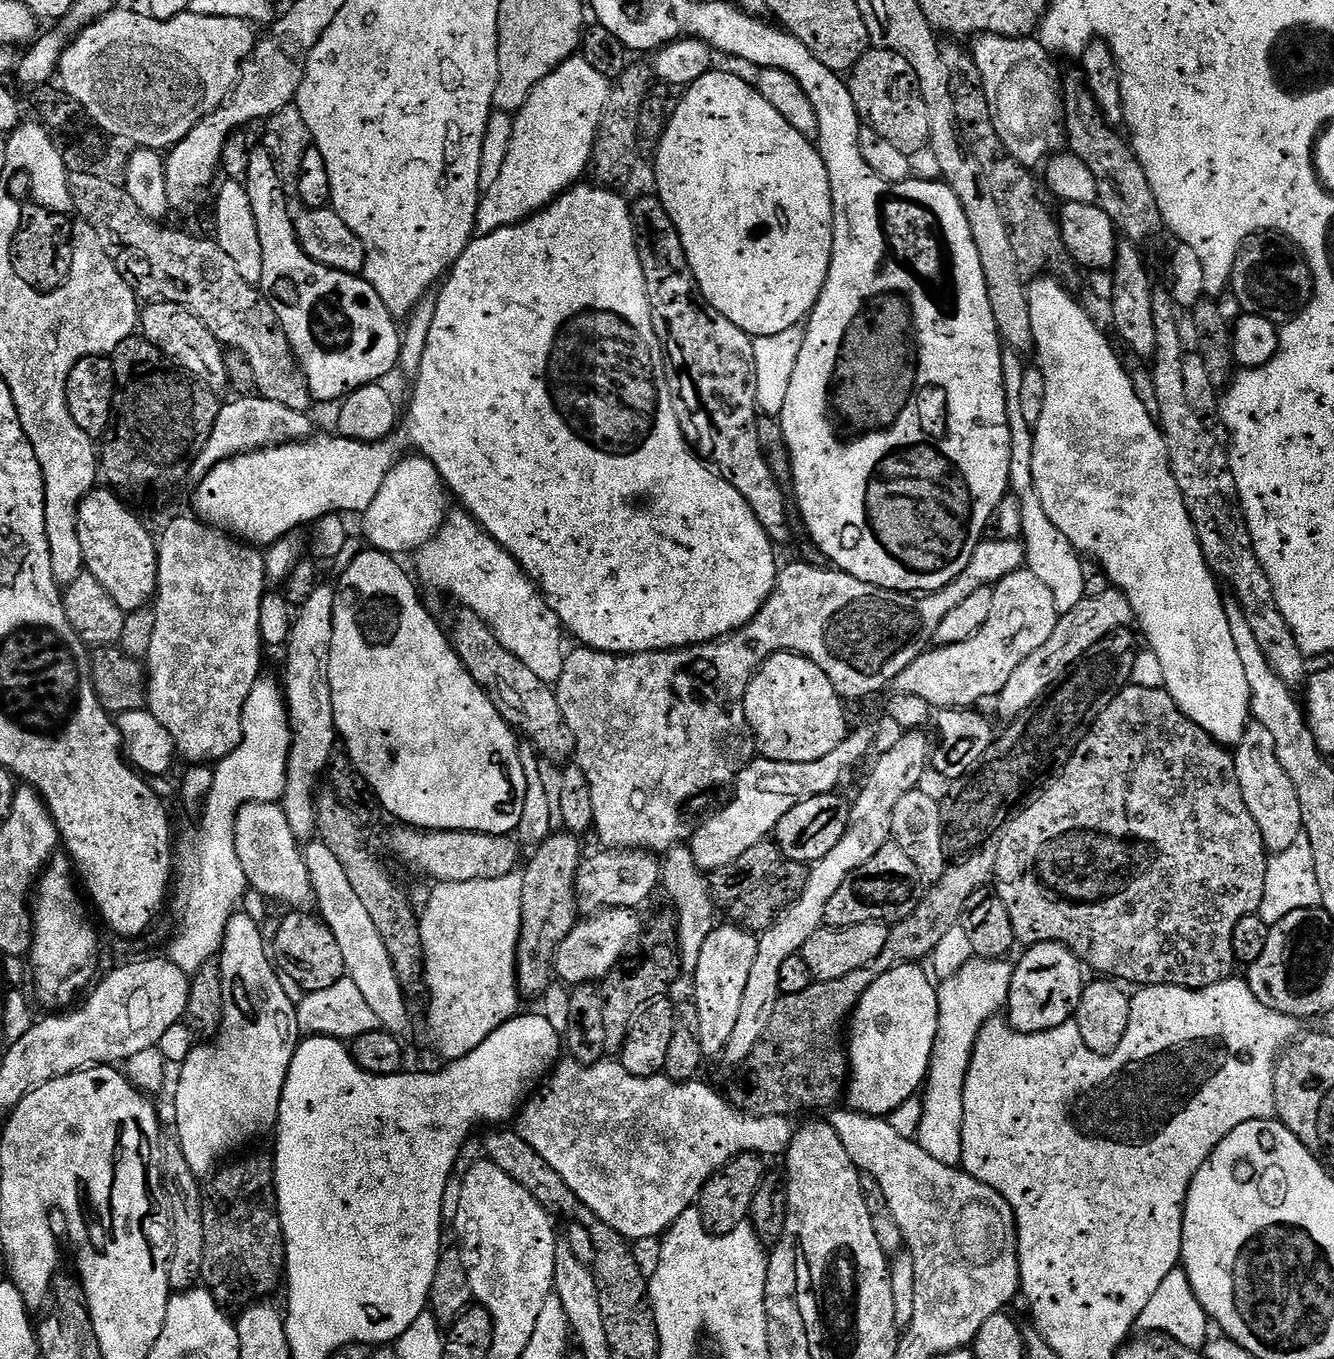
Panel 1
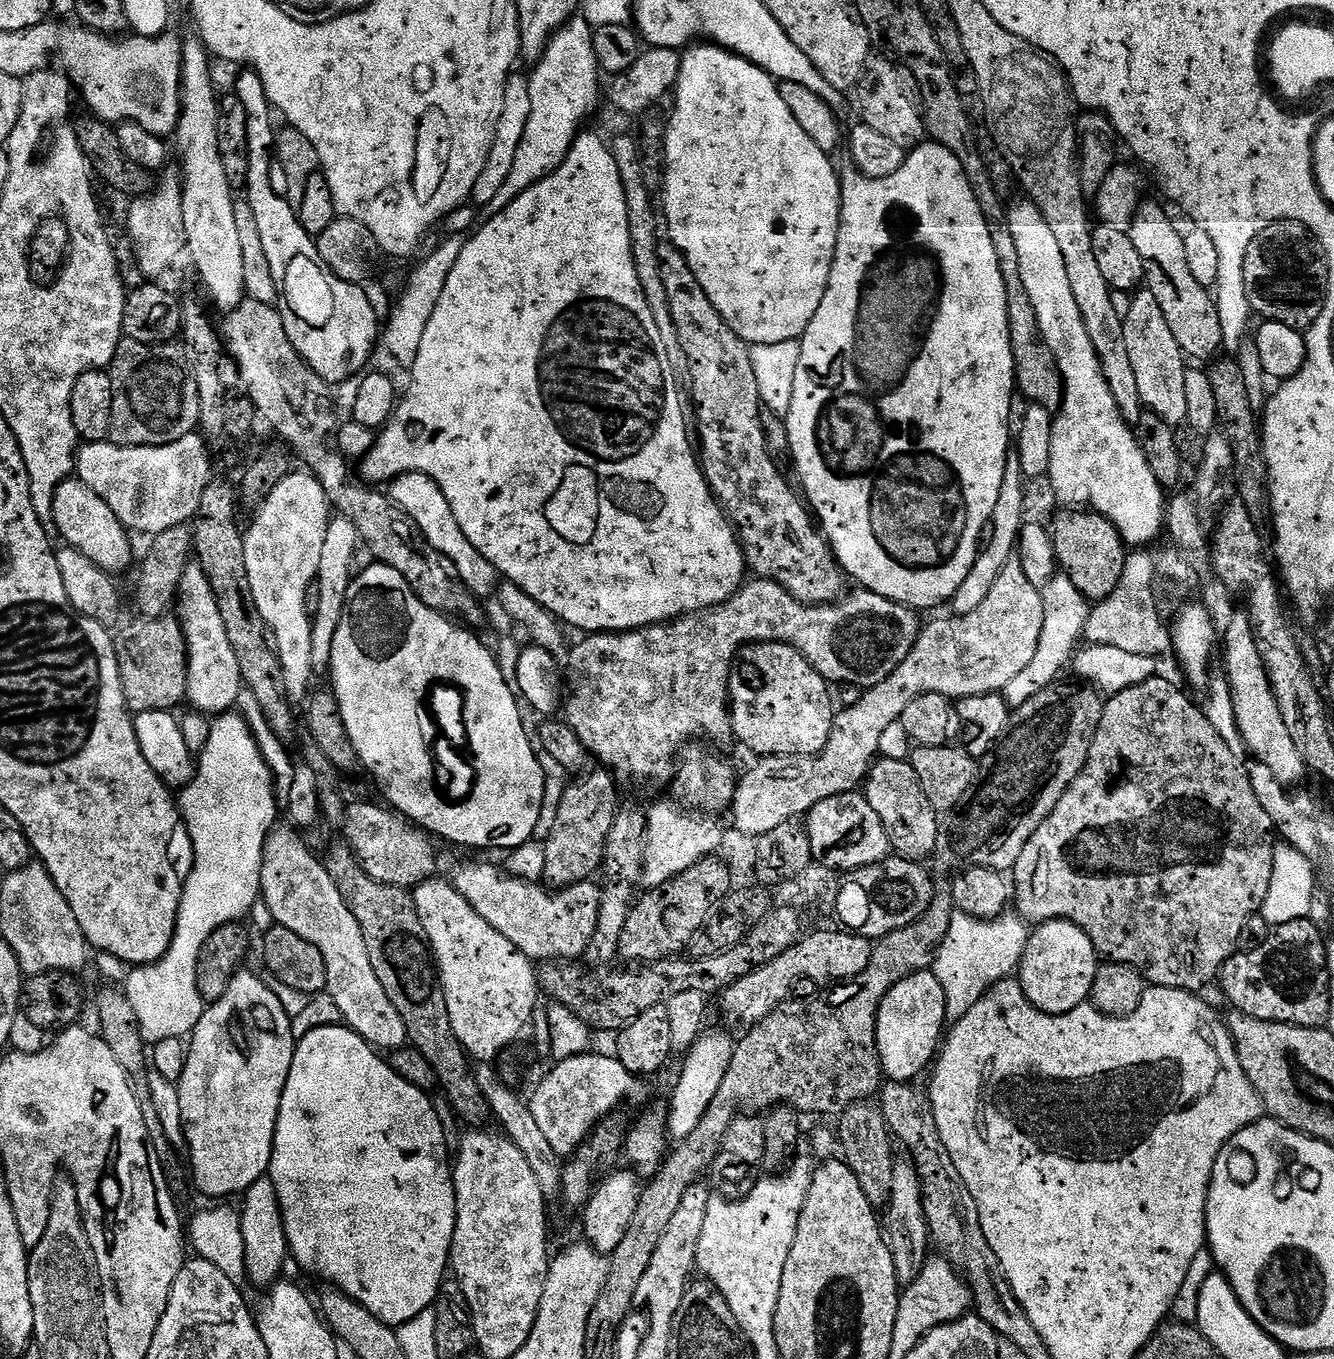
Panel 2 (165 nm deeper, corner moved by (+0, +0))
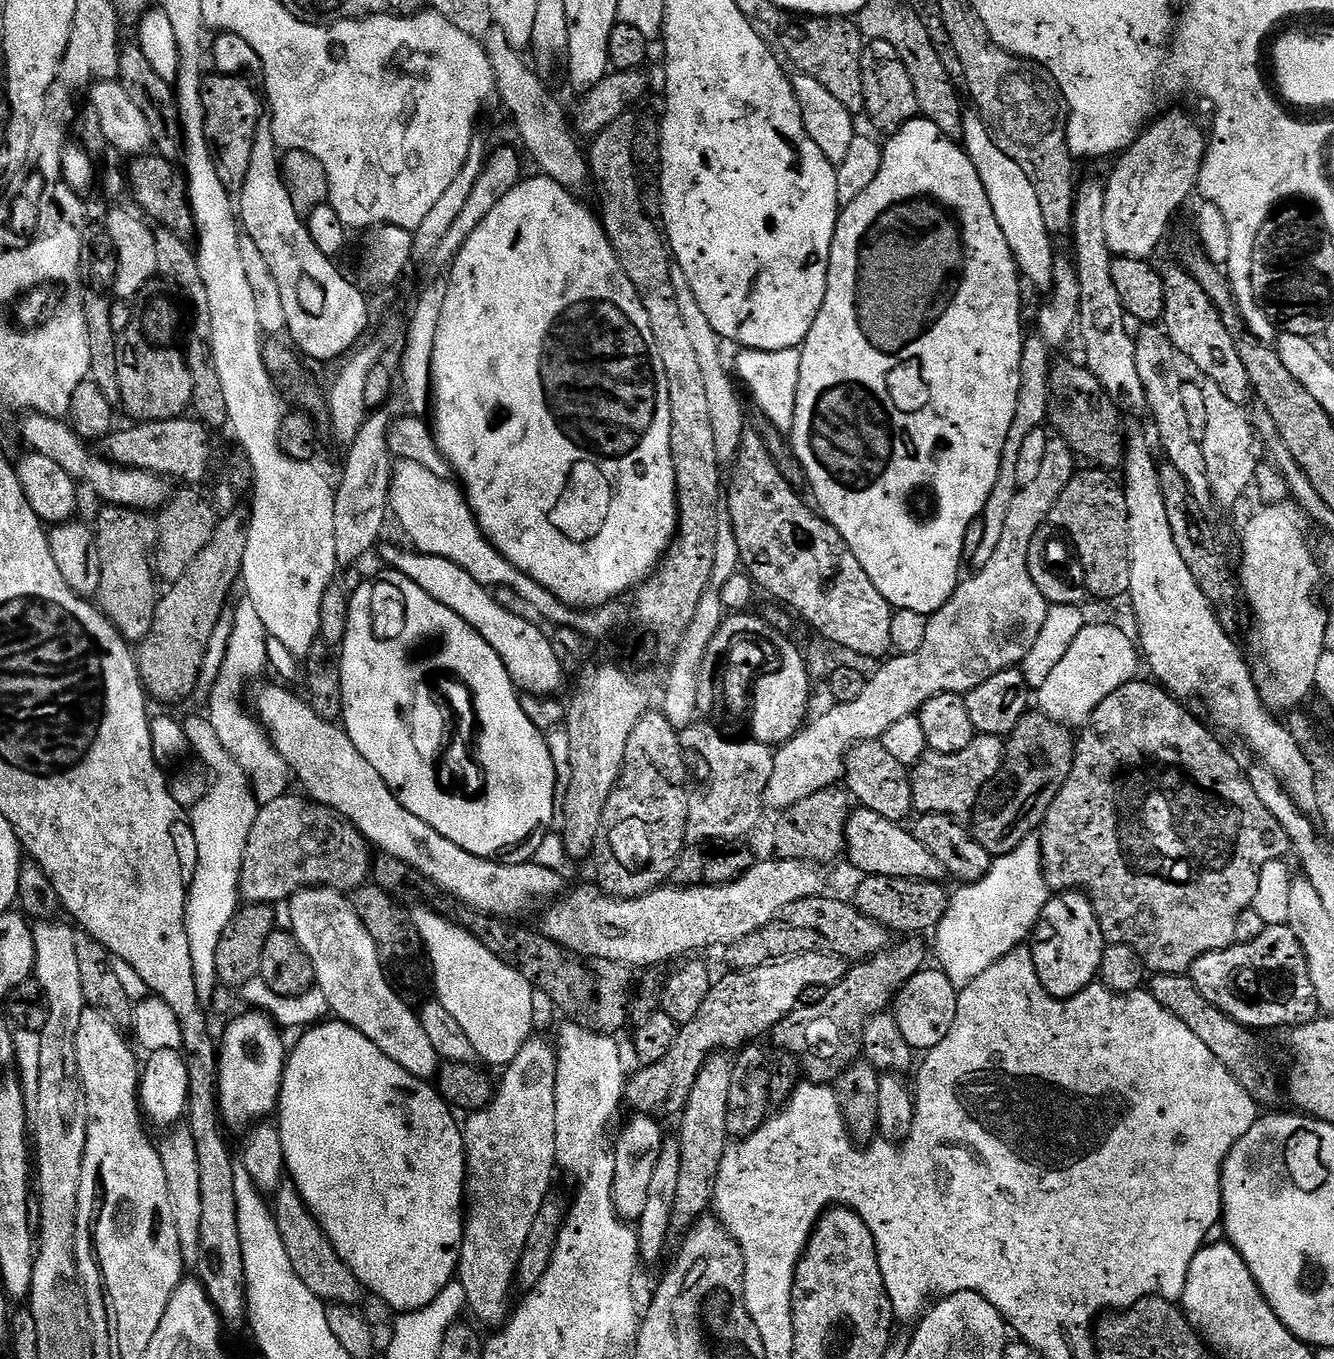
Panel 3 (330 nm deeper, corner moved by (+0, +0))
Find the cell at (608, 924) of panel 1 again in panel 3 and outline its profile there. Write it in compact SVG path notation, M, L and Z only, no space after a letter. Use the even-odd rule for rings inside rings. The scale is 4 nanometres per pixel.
M268 684L257 694L254 712L264 731L272 739L272 745L286 762L295 783L297 780L311 799L317 804L333 808L339 816L344 817L349 824L354 825L362 833L369 845L376 847L377 844L383 855L393 856L406 866L410 866L419 876L423 876L429 884L446 893L447 896L453 896L461 904L467 904L469 908L475 908L477 912L484 912L488 916L520 918L520 915L527 910L528 904L536 904L539 900L551 901L565 891L563 878L554 869L547 868L544 864L536 864L537 862L513 864L483 860L454 846L454 842L442 838L442 834L426 826L422 818L414 818L414 814L410 814L410 810L403 808L395 794L388 789L382 774L378 774L378 770L374 770L374 766L362 757L343 727L336 725L333 721L318 718L318 714L314 714L307 699L300 697L299 700L294 693L287 692L276 684Z

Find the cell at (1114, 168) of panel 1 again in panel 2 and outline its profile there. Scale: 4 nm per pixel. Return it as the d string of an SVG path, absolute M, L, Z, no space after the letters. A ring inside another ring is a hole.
M1148 202L1141 203L1137 208L1126 231L1130 242L1134 242L1138 255L1142 258L1144 284L1150 294L1154 294L1185 357L1192 359L1193 356L1194 359L1206 360L1205 362L1219 357L1225 345L1216 302L1213 293L1198 286L1198 281L1194 279L1186 259L1184 232L1176 229L1175 222L1168 217L1168 212L1162 205Z

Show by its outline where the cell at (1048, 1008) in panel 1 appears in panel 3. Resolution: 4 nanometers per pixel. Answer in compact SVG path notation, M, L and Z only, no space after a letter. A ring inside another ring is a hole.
M1075 890L1053 895L1031 934L1030 947L1038 982L1055 1000L1068 1000L1089 988L1100 975L1106 941L1087 896Z

